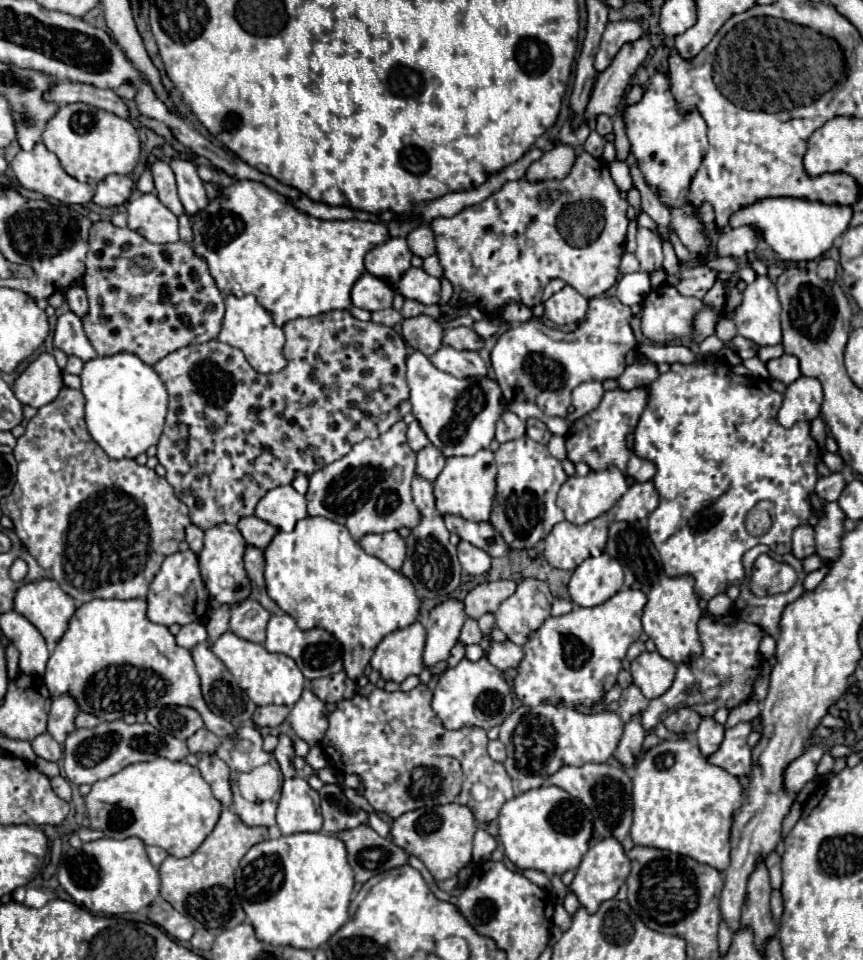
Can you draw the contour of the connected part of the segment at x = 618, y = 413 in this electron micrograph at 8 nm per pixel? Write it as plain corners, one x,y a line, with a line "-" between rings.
636,387
630,391
624,391
624,389
606,391
600,405
592,413
574,421
572,427
568,429
568,435
566,435
568,459
572,463
584,461
584,463
588,463
590,469
596,469
596,471
616,465
622,473
634,477
636,481
650,481
656,473
656,465
652,465
652,461
648,461
648,459
640,459
626,445
626,435
634,431
646,403
648,403
646,387

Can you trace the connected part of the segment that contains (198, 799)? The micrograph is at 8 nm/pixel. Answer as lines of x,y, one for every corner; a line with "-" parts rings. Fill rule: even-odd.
162,757
148,763
128,765
120,773
114,773
104,781
96,781
96,785
92,785
90,793
86,795
86,807
92,829
102,831
106,837
110,839
138,837
144,841
144,845
158,845
174,857
192,855
202,845
202,841
212,833
222,813
220,801
212,795
208,783
202,779
196,767
190,767
186,761
174,763

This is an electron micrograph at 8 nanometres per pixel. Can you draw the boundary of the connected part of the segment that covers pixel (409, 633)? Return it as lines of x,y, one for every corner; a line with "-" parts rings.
420,621
404,629
388,633
380,645
374,649
370,659
372,669
380,671
380,677
386,681
402,683
408,675
420,675
422,651
426,643
426,629

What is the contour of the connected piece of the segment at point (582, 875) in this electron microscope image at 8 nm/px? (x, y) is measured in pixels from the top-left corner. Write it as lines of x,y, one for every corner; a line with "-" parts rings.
604,837
604,841
594,843
588,849
588,853
582,857
582,863
576,869
576,877
570,885
570,889
576,893
580,905
588,909
588,913
596,913
596,909
602,901
612,899
618,893
618,889
626,881
628,873
630,873
630,859
624,853
622,843
612,841
612,837

